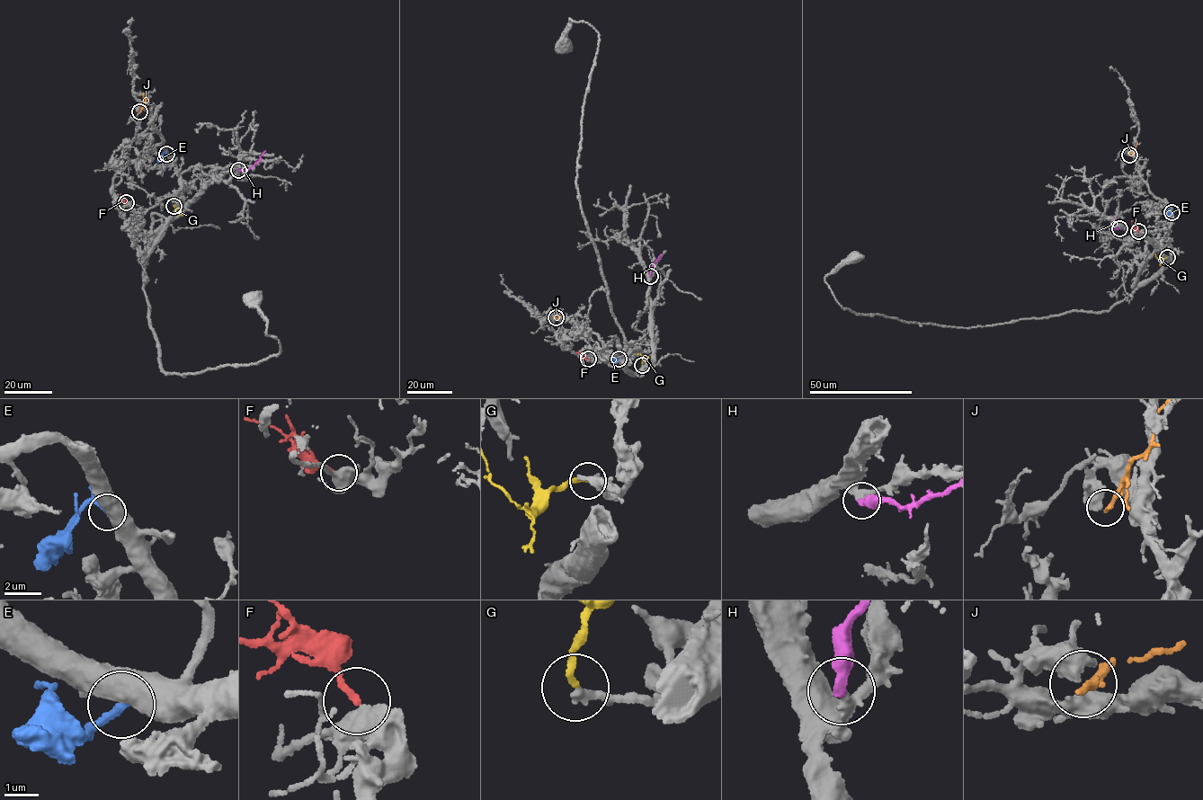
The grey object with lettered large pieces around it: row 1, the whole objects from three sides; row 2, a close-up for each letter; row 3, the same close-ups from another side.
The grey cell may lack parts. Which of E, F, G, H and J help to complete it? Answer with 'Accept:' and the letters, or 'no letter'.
Accept: E, F, G

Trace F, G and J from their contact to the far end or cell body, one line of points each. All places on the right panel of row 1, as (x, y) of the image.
F: (1138, 231), (1132, 220)
G: (1167, 257), (1160, 260), (1154, 253)
J: (1129, 155), (1136, 142)

